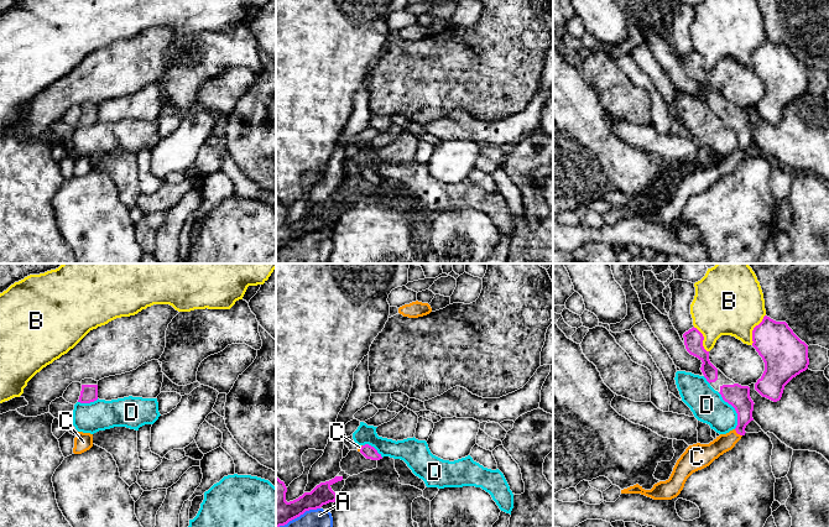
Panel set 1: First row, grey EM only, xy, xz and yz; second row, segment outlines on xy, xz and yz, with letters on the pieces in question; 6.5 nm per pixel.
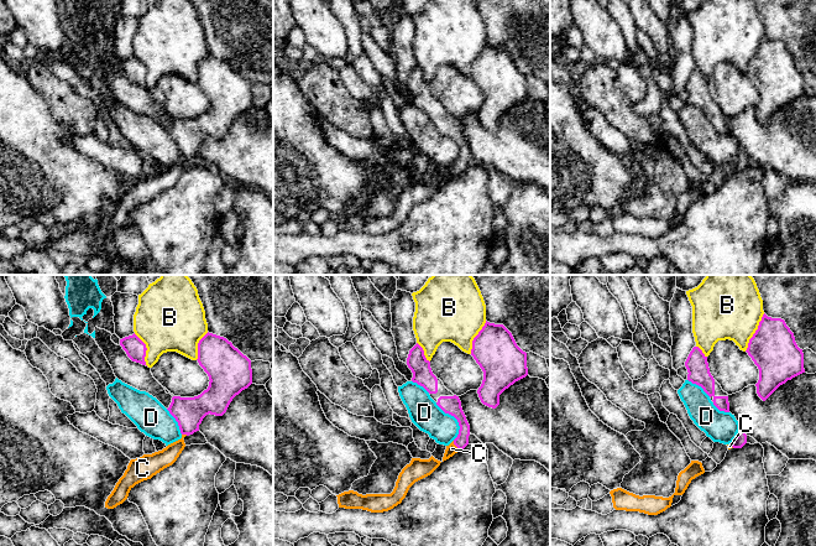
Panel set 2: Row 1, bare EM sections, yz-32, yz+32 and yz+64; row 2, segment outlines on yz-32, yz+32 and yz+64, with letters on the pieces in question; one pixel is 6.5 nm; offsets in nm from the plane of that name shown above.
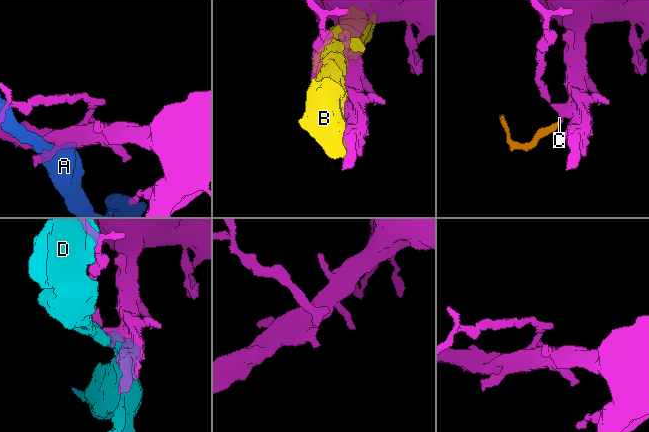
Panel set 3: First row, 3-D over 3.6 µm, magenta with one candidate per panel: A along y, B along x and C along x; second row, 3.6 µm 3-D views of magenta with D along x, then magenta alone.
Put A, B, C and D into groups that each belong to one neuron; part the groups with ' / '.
A / B / C / D

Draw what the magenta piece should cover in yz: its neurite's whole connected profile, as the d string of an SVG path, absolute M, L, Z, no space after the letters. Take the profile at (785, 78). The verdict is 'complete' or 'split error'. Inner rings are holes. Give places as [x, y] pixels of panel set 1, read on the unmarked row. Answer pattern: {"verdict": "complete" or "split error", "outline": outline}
{"verdict": "complete", "outline": "M765 38L752 53L752 69L765 85L765 94L755 113L773 125L781 122L784 109L809 88L808 68L786 45Z"}

